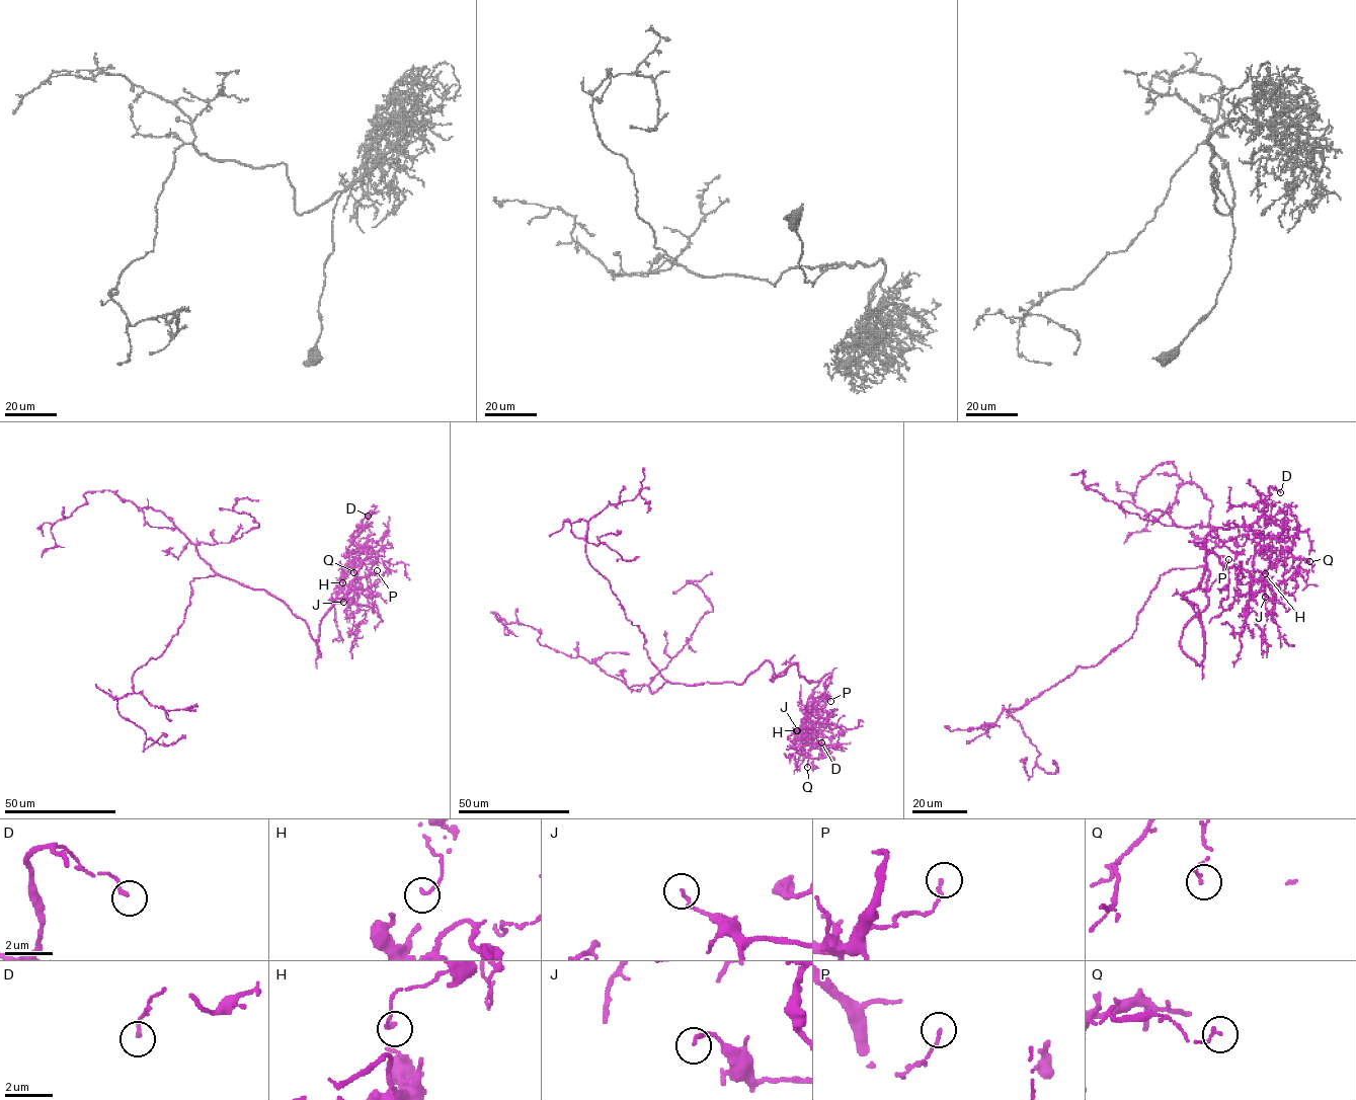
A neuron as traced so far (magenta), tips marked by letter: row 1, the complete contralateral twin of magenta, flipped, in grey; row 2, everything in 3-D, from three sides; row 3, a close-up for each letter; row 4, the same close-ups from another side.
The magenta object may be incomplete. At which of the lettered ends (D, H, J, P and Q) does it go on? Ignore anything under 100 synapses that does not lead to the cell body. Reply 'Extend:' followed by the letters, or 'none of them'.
Extend: none of them

